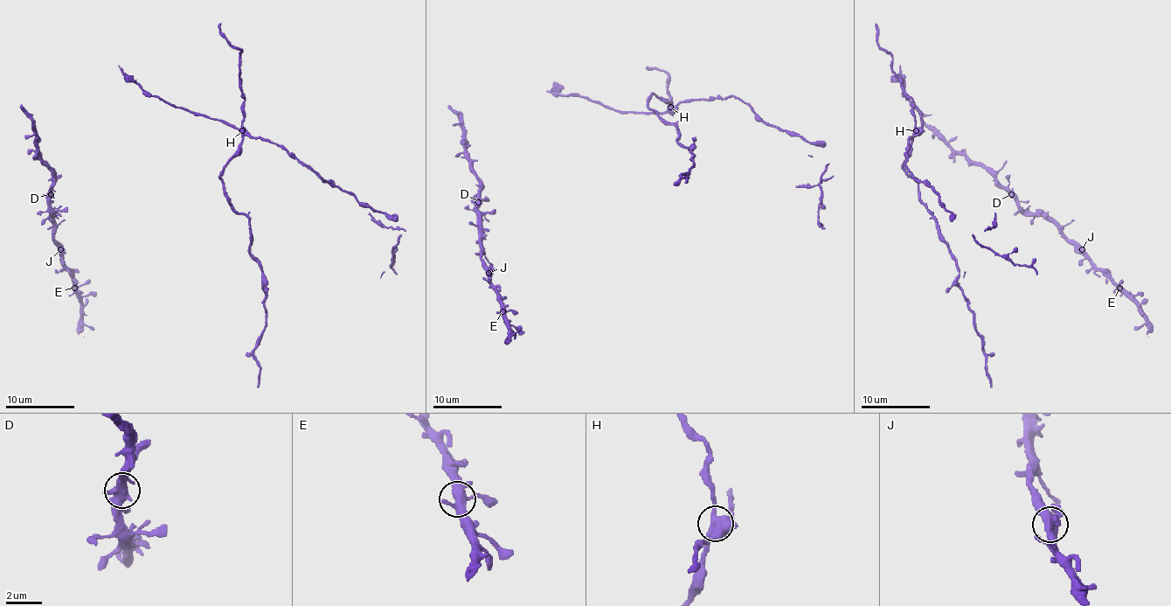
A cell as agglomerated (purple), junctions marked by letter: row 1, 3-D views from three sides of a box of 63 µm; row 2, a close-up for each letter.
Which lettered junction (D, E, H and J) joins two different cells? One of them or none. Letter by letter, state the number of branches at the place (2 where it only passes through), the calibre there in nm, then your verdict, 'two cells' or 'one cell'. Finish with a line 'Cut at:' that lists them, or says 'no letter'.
D: branches 3; calibre 480 nm; one cell
E: branches 5; calibre 480 nm; one cell
H: branches 5; calibre 480 nm; two cells
J: branches 4; calibre 460 nm; one cell
Cut at: H

